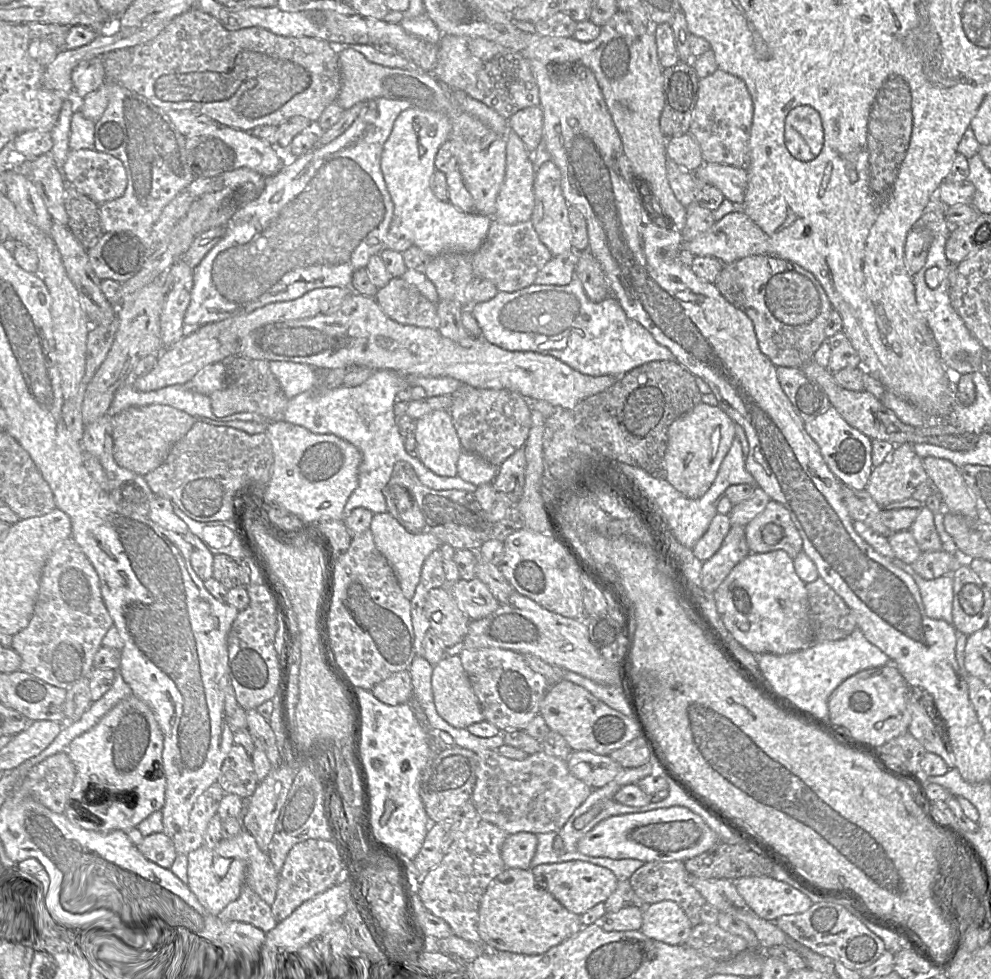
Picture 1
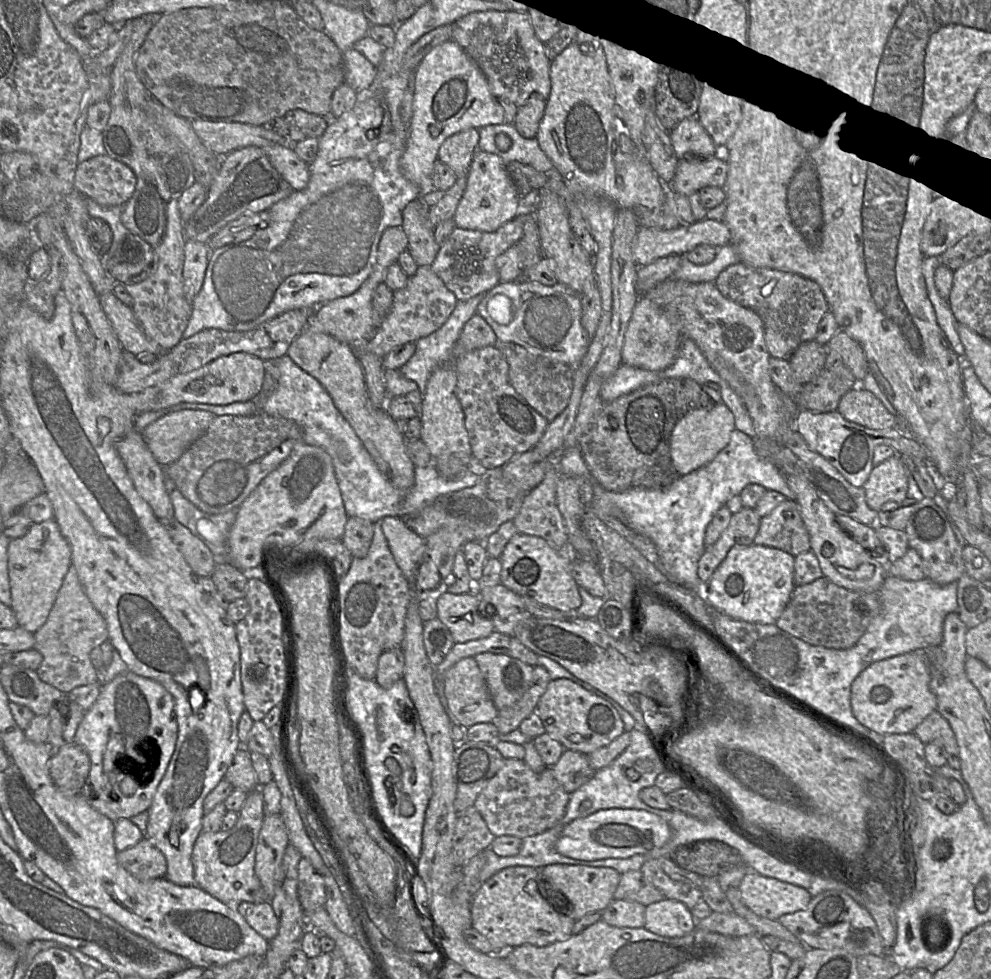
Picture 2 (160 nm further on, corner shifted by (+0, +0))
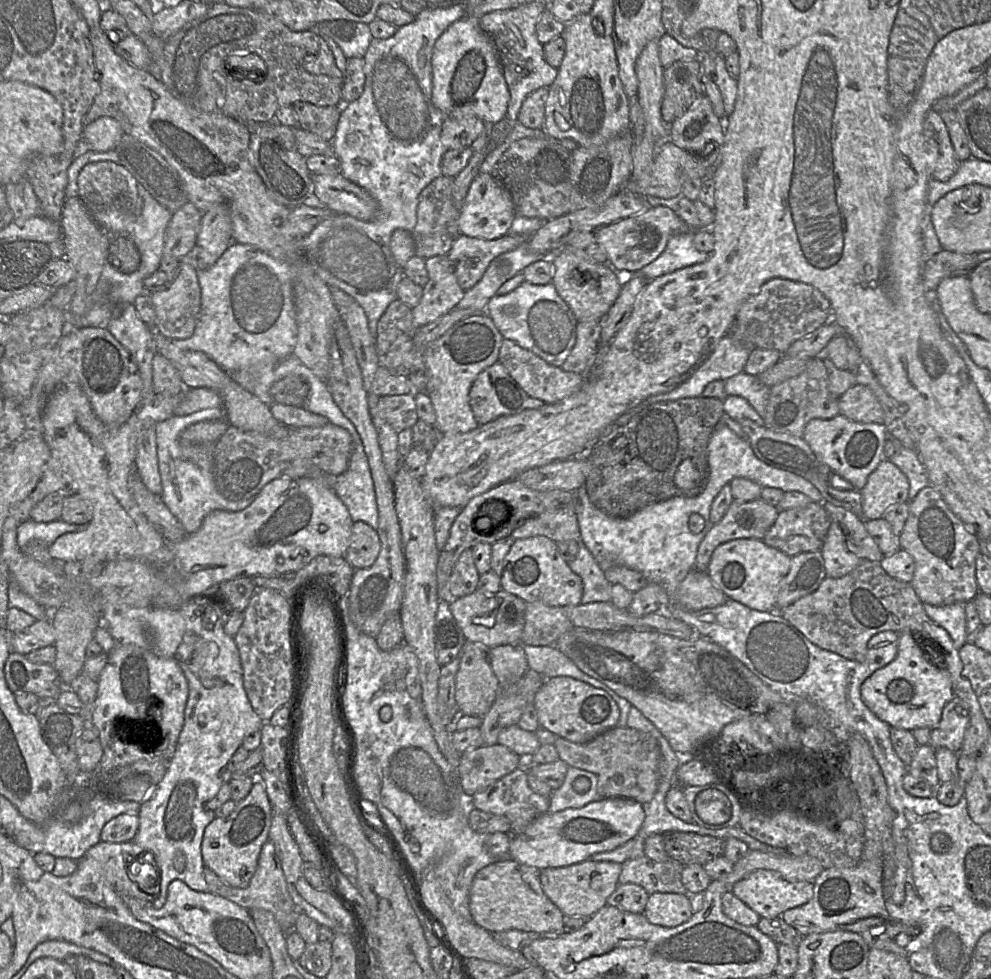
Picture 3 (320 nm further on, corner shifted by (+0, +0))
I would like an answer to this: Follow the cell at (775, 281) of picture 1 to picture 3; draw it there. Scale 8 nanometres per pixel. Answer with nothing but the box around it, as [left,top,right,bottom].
[734,278,831,354]

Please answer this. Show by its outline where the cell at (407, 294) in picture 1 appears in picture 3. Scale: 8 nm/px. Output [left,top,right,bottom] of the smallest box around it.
[412,255,465,328]

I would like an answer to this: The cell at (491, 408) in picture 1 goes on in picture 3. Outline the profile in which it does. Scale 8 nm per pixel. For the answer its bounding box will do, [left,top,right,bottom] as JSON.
[469,361,544,425]

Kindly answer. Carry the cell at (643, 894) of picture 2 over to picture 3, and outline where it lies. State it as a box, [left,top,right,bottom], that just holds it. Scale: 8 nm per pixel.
[618,855,687,896]

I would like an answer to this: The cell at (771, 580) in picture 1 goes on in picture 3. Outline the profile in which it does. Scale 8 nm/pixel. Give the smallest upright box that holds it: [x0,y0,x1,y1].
[707,539,791,611]

